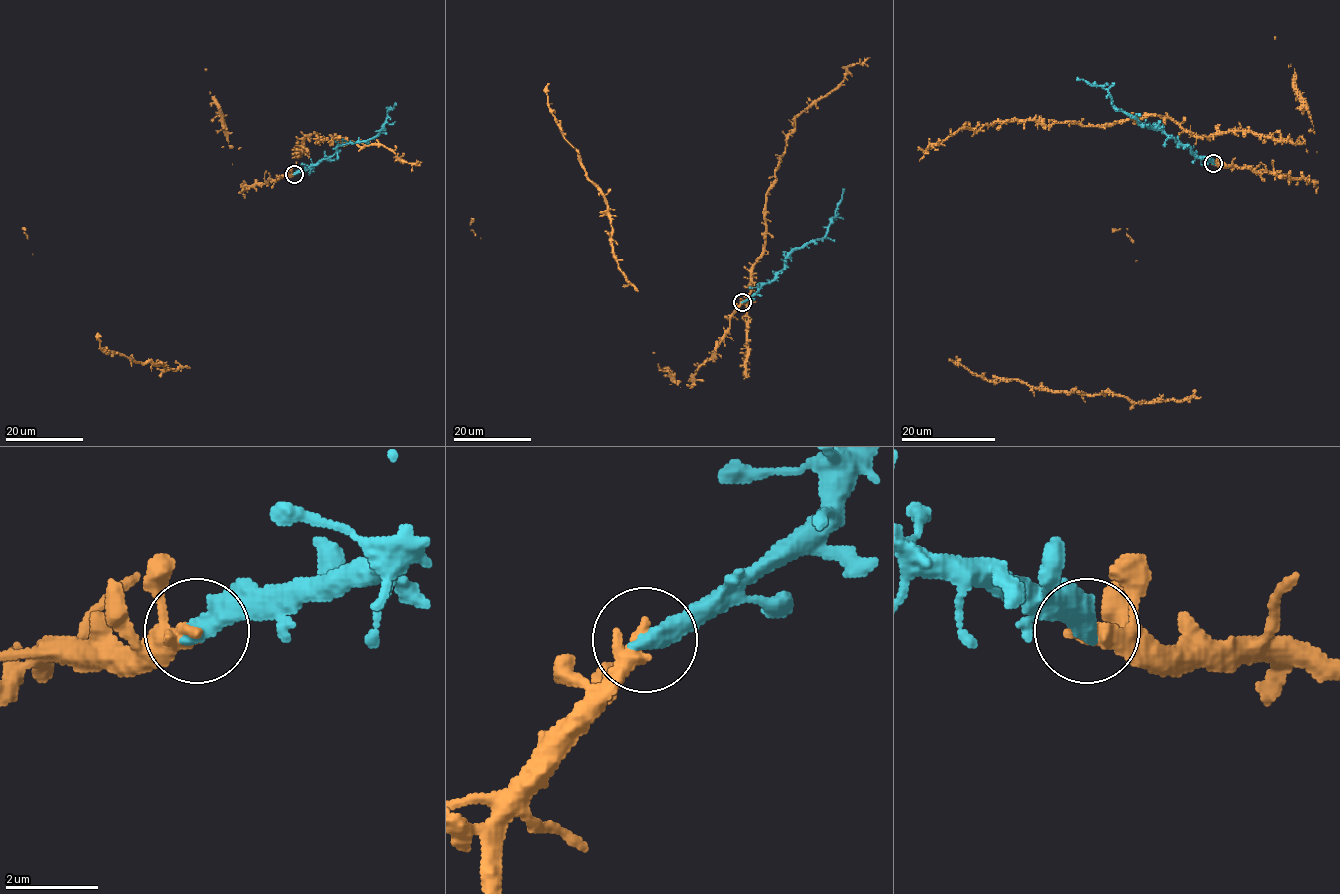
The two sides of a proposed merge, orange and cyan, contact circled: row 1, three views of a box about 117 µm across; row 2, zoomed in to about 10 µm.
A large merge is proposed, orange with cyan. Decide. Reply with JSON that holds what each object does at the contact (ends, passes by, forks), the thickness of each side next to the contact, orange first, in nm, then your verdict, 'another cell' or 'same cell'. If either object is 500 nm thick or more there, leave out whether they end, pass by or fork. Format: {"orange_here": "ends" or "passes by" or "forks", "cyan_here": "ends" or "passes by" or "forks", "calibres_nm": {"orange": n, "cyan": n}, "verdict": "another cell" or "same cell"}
{"calibres_nm": {"orange": 400, "cyan": 500}, "verdict": "same cell"}

